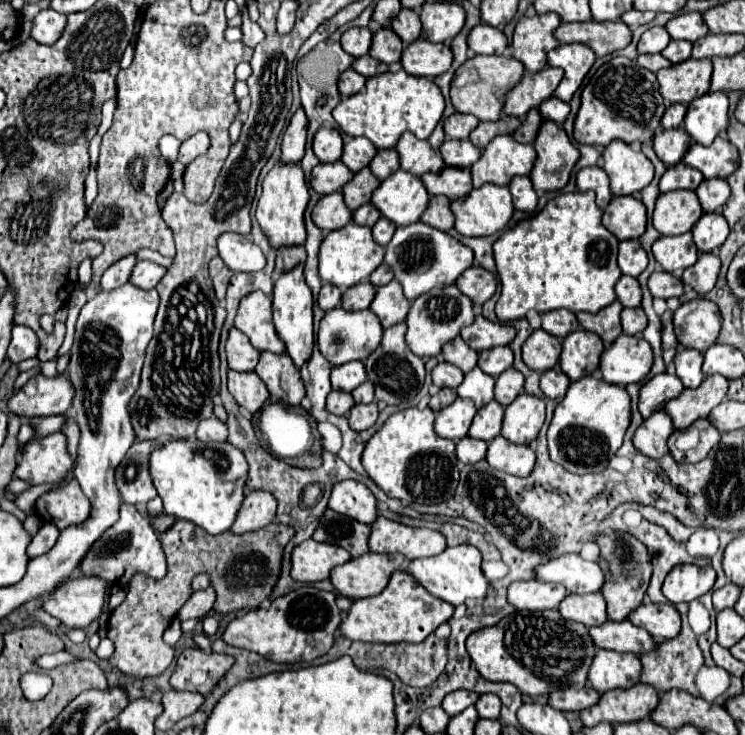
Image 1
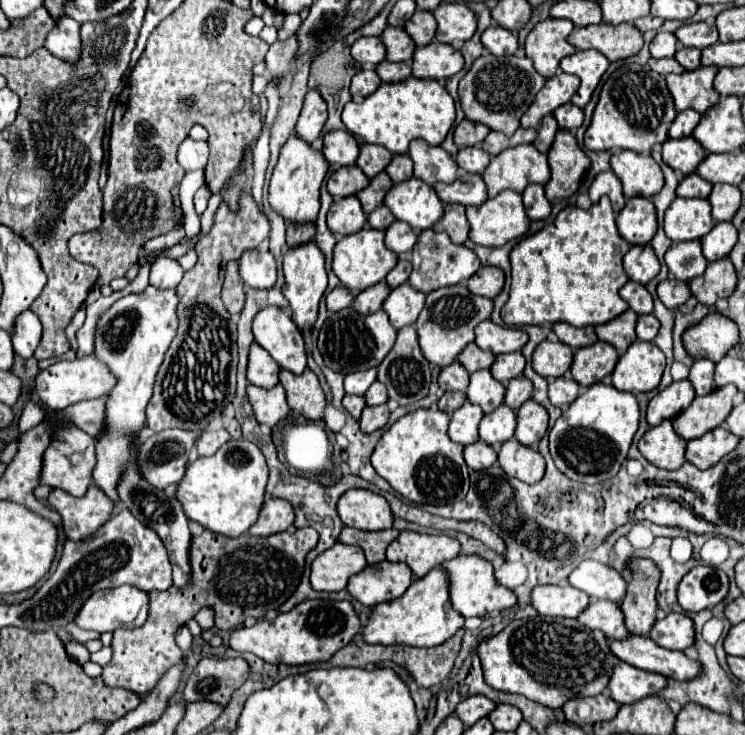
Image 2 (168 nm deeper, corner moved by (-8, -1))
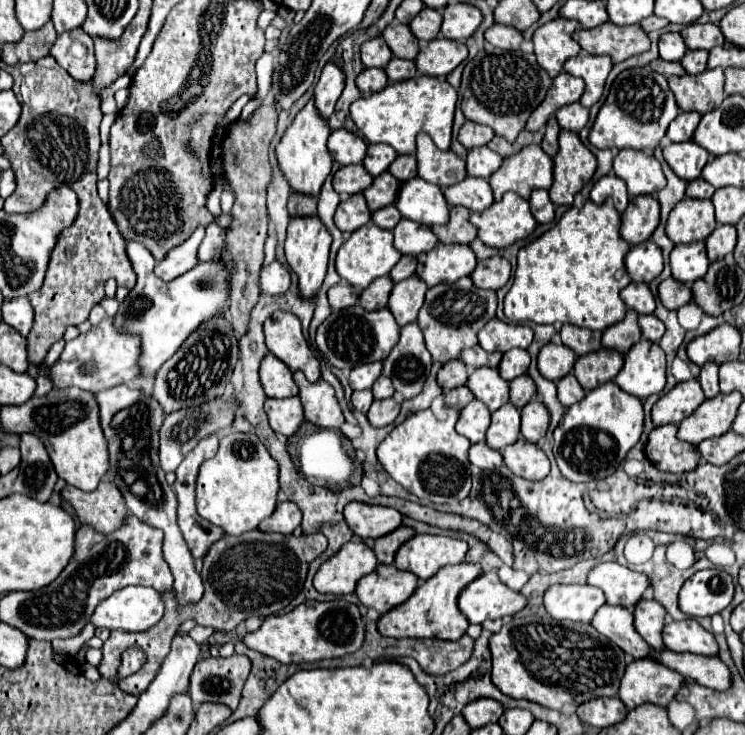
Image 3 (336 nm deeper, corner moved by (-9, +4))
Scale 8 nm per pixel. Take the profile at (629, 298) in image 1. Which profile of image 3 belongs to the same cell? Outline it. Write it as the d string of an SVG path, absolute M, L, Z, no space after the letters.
M631 281L623 291L621 299L629 309L635 309L637 313L653 313L655 311L655 299L647 283L635 283Z

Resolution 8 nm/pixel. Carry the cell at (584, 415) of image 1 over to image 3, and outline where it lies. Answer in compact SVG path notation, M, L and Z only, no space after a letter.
M607 381L571 405L553 431L553 455L561 473L571 481L593 481L613 475L643 433L643 403Z

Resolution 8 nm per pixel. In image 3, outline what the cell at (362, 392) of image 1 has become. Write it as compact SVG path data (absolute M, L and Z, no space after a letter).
M379 377L375 383L373 383L373 387L371 387L371 391L373 391L373 397L375 399L387 399L387 397L391 397L393 395L393 385L391 385L391 379L387 379L387 377Z

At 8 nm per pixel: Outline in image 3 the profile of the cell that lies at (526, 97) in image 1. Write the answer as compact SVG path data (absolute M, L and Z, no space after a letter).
M565 71L559 73L559 75L553 79L553 83L551 83L545 99L541 101L541 105L539 105L539 107L531 113L531 117L527 119L525 129L529 129L529 131L541 129L541 127L547 123L547 119L549 119L559 107L563 107L563 105L567 105L567 103L579 101L583 89L585 89L583 79L573 77L573 75L565 73Z

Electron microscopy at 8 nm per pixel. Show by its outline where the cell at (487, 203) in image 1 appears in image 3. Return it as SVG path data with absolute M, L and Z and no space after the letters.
M505 193L501 201L495 201L485 211L473 211L469 221L477 227L477 237L497 249L525 239L537 225L529 201L513 193Z

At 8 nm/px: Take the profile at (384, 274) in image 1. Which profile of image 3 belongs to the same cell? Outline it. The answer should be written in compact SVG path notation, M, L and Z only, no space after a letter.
M403 255L389 275L395 283L399 283L399 281L403 281L415 273L415 265L417 265L417 259L413 255Z

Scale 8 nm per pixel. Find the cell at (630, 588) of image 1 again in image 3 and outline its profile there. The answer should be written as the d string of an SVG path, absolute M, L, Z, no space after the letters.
M641 599L633 607L633 617L635 617L635 629L637 633L653 647L661 649L663 639L661 639L661 629L665 625L665 609L661 603L655 599Z

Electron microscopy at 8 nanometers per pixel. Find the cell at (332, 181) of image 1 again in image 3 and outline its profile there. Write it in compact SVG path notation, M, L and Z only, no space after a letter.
M345 165L333 175L333 187L339 195L355 195L369 187L373 177L365 171L363 165Z

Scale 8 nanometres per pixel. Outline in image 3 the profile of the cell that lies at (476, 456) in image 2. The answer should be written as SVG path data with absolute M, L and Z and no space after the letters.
M479 441L479 443L471 445L469 461L473 465L477 465L479 469L497 469L503 463L503 457L497 449L491 449L485 441Z

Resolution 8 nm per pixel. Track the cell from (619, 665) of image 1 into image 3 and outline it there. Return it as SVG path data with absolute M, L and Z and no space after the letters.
M635 659L625 669L619 685L619 699L627 705L627 709L639 707L641 703L667 707L681 685L683 679L677 671L653 659Z

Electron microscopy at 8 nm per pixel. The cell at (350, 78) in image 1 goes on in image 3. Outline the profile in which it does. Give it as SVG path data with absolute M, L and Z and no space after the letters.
M363 69L357 75L355 83L357 83L357 87L359 87L359 91L363 95L371 95L371 93L381 91L389 83L389 79L387 79L387 75L385 75L383 69Z

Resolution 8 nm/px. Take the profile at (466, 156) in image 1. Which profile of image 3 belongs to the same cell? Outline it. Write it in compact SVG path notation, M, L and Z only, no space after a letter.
M475 147L467 153L467 175L489 179L497 167L501 167L503 157L493 153L489 147Z

